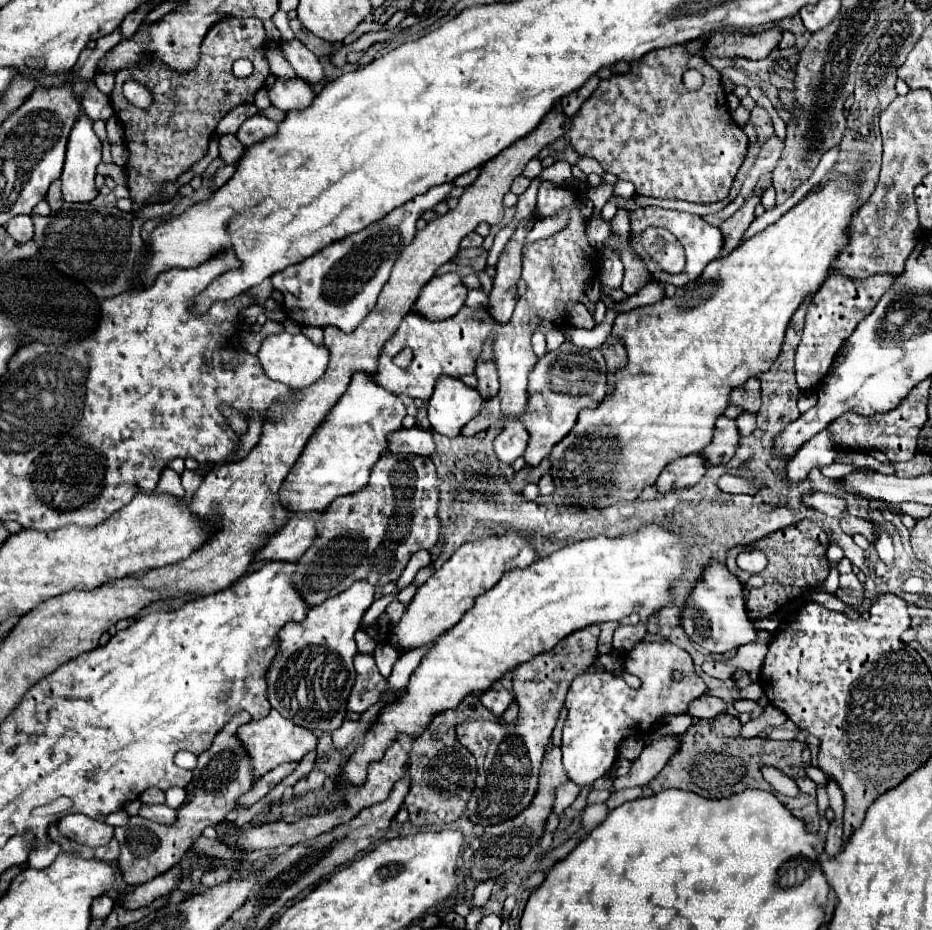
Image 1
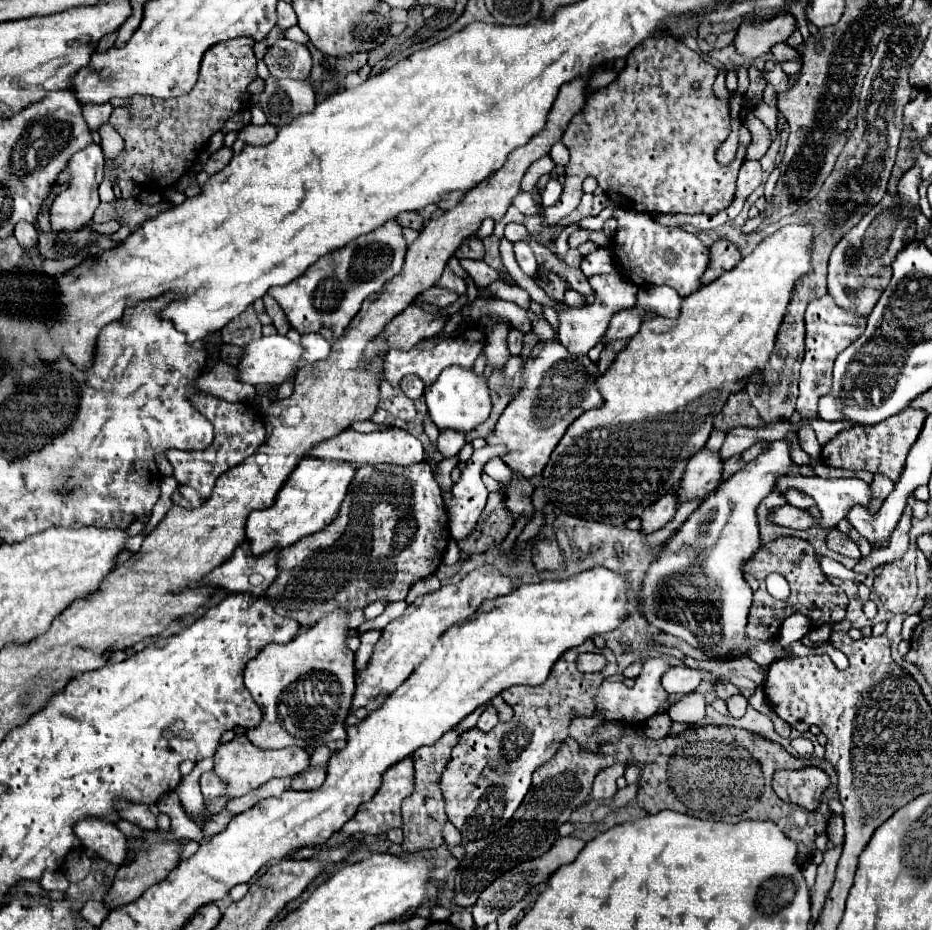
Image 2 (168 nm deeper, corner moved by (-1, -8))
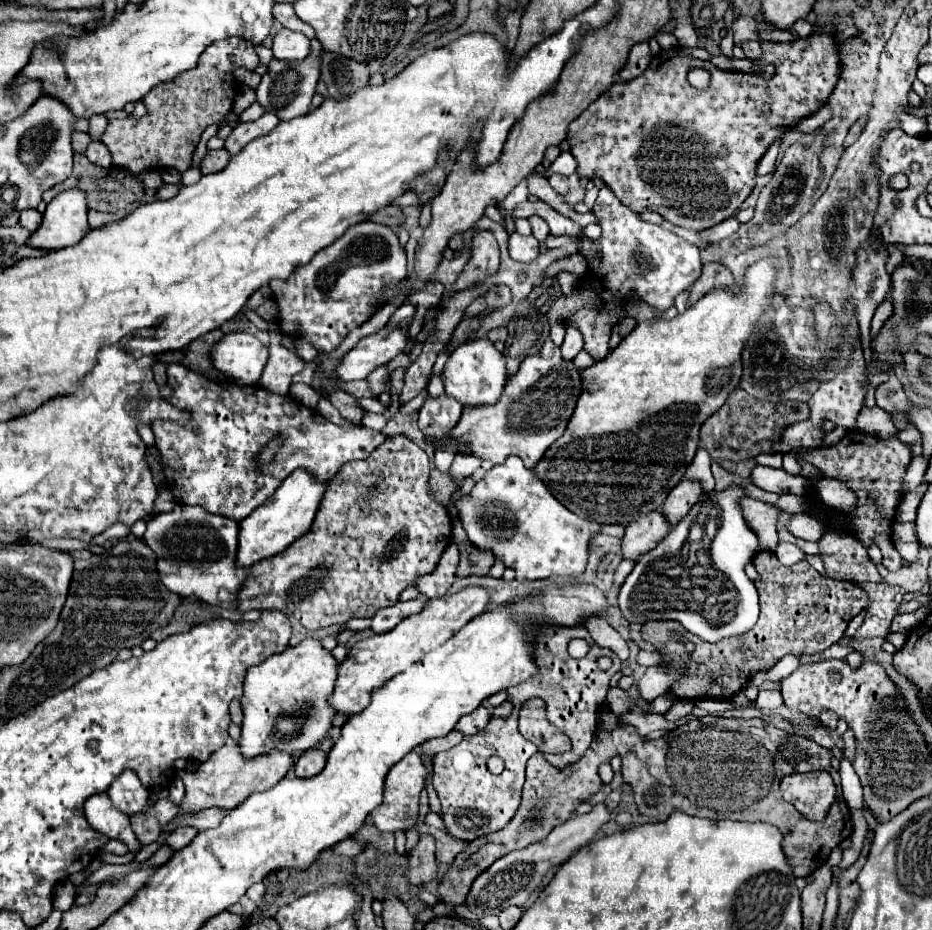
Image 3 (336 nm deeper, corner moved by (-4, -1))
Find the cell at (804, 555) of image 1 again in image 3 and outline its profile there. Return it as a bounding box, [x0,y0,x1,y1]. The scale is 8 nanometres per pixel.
[641,551,869,699]

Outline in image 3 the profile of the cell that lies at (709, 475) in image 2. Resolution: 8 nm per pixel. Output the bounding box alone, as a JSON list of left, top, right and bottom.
[661,479,703,525]

